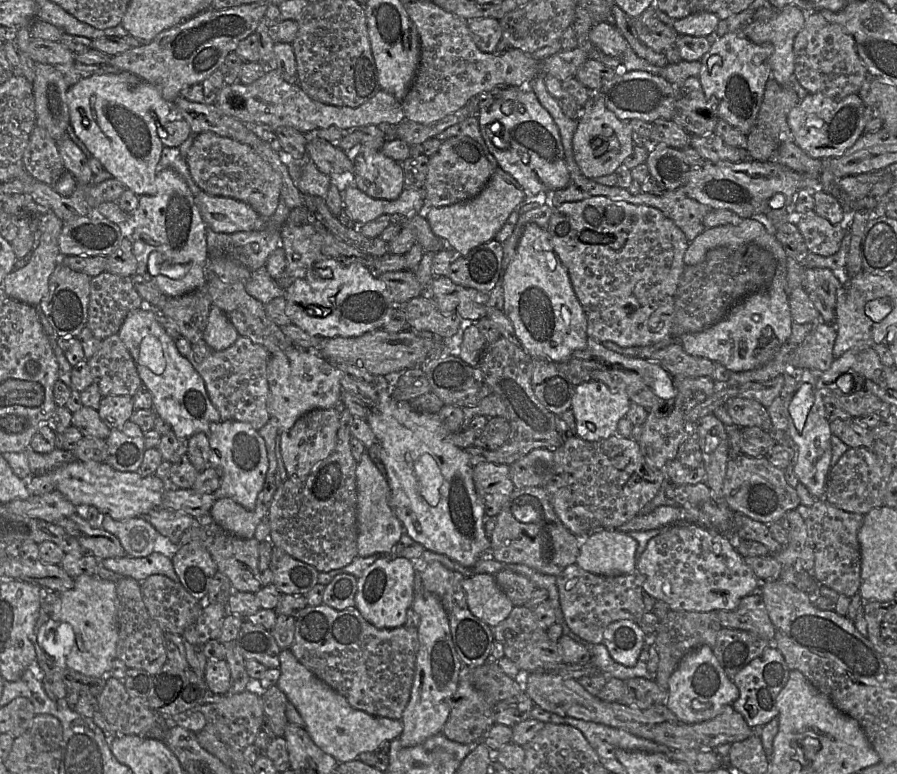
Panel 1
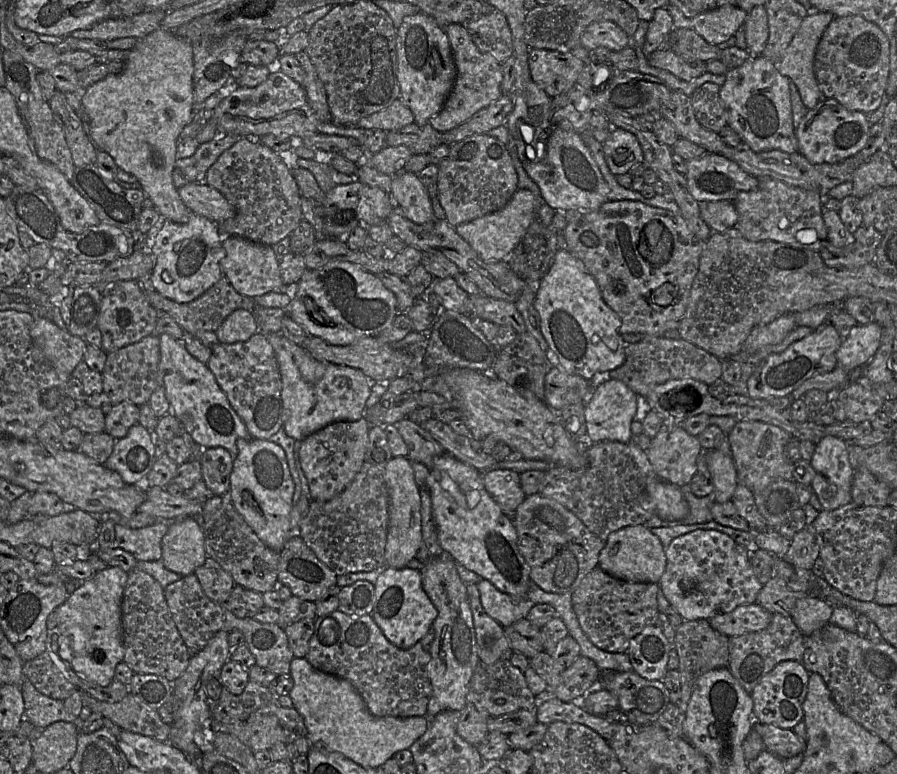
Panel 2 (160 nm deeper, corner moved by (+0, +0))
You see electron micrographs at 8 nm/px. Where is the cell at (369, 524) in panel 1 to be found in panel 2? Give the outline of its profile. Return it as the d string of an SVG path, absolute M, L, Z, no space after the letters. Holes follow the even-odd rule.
M393 457L384 468L384 480L389 495L389 522L385 546L385 564L405 568L423 547L420 488L415 480L412 462L407 457Z

